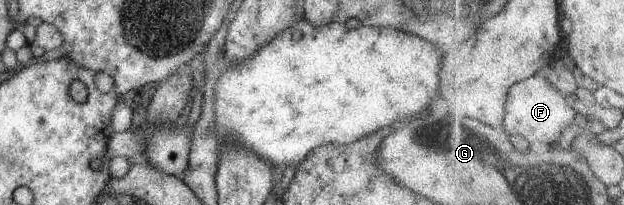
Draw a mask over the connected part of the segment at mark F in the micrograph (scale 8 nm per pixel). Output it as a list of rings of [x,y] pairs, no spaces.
[[[546,73],[514,84],[514,92],[510,92],[506,114],[510,114],[510,116],[506,116],[506,130],[512,136],[514,134],[524,136],[528,144],[534,142],[543,144],[551,141],[559,143],[564,128],[577,119],[577,114],[570,106],[568,98],[546,78]]]

